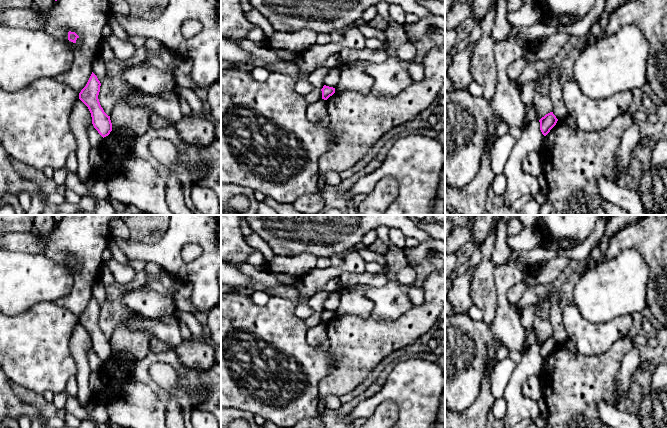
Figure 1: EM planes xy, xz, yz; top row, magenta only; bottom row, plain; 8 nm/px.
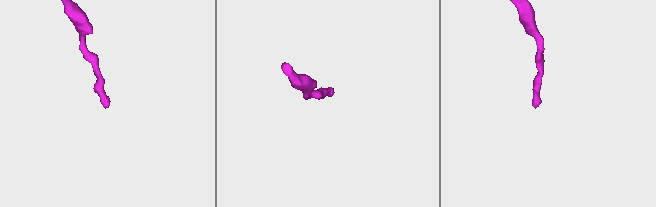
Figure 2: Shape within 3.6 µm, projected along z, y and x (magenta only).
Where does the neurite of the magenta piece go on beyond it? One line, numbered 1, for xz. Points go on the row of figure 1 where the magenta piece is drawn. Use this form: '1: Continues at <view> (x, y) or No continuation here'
1: No continuation here

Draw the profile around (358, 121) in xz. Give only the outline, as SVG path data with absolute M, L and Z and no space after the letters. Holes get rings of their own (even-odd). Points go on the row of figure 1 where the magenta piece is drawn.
M445 46L430 49L422 59L425 77L412 83L395 97L363 95L355 91L336 92L327 100L330 116L329 128L333 132L333 145L319 158L319 192L326 185L324 176L328 172L341 173L353 167L391 129L413 121L419 114L432 105L445 85Z

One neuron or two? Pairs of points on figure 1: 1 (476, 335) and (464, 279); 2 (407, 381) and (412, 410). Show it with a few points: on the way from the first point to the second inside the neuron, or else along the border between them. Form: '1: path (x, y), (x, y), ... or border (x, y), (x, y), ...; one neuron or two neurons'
1: border (455, 312), (467, 314); two neurons
2: path (412, 388), (412, 403); one neuron

